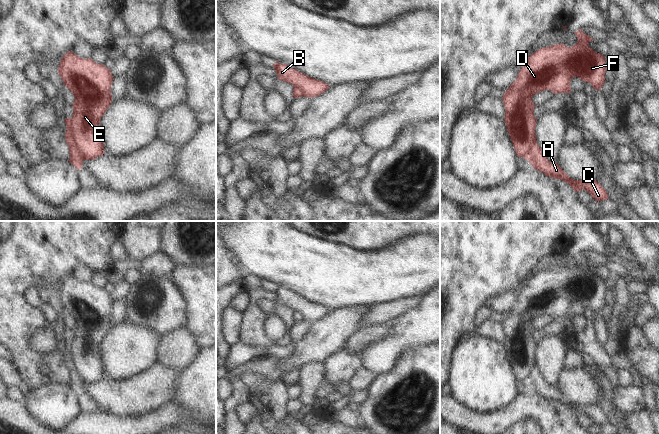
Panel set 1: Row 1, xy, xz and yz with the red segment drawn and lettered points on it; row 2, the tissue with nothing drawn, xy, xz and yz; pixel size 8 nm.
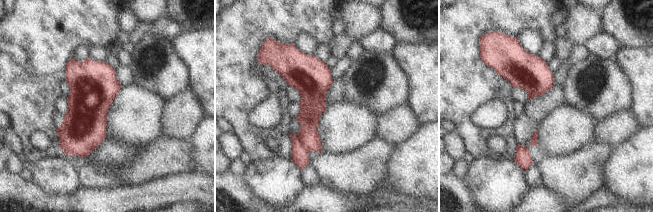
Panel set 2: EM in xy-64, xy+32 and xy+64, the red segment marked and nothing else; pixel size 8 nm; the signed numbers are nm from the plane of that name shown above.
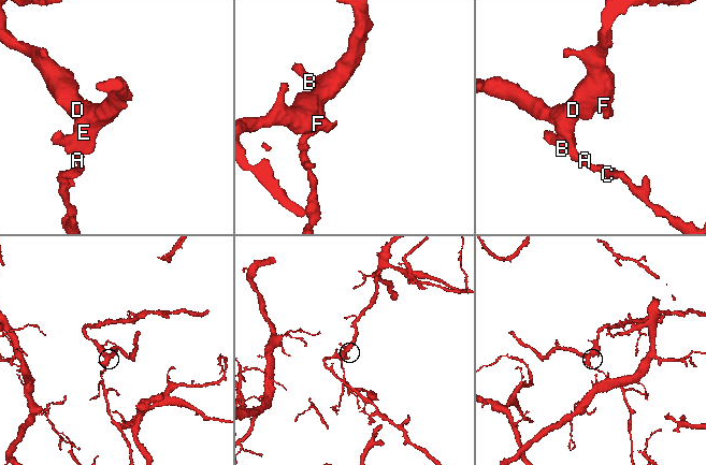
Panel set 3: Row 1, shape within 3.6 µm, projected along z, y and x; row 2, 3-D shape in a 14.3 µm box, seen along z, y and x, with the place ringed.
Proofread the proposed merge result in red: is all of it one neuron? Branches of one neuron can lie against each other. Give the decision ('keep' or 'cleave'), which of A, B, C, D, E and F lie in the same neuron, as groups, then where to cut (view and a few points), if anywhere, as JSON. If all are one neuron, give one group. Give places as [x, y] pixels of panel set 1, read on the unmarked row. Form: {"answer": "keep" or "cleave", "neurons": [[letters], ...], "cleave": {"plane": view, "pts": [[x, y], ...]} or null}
{"answer": "cleave", "neurons": [["A", "C"], ["B", "D", "E", "F"]], "cleave": {"plane": "xy", "pts": [[66, 355], [73, 371], [84, 383]]}}

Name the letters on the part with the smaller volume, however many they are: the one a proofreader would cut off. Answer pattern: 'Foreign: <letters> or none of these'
Foreign: A, C.

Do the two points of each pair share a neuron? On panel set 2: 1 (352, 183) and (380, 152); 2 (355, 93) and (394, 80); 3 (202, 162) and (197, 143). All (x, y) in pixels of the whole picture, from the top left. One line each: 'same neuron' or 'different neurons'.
1: same neuron
2: same neuron
3: same neuron

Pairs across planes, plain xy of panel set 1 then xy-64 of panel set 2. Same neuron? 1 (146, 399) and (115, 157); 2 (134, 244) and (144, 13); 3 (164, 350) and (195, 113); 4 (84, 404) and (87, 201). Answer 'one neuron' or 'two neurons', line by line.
1: two neurons
2: one neuron
3: one neuron
4: two neurons

